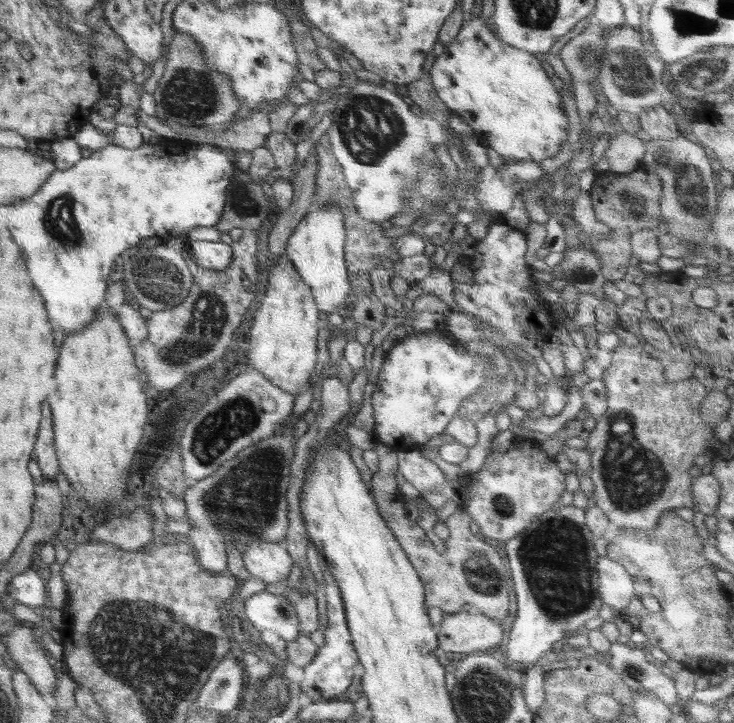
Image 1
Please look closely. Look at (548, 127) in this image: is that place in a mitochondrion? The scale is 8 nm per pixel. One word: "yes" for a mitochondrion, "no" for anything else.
no

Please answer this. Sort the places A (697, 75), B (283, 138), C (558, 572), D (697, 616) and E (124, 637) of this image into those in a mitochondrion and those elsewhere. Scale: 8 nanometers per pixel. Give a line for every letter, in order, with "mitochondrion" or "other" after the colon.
A: mitochondrion
B: other
C: mitochondrion
D: other
E: mitochondrion

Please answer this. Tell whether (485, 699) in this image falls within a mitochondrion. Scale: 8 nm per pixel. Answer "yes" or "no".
yes

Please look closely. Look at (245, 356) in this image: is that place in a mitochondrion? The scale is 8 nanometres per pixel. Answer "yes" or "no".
no

